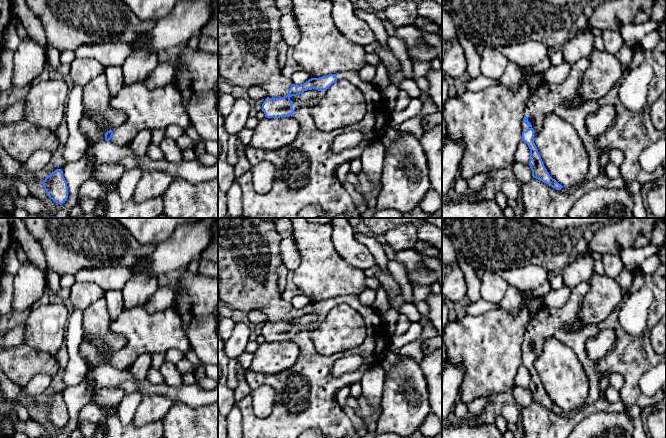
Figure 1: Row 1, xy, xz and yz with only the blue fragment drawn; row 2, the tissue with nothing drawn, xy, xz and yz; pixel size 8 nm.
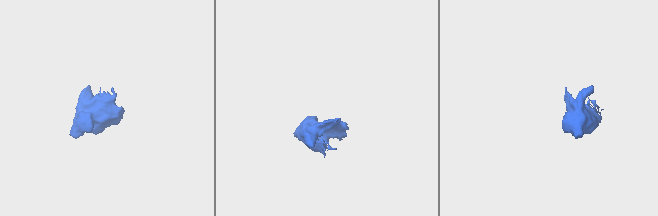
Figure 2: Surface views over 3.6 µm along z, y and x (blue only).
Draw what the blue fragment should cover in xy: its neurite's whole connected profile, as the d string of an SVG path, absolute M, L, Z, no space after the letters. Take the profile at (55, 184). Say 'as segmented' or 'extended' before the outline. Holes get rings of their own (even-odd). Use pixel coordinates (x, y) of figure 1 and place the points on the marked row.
as segmented | M56 169L43 181L47 195L57 204L62 205L68 198L68 186L62 169Z

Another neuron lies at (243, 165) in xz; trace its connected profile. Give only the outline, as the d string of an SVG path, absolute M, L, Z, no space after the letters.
M238 137L238 154L240 157L238 159L237 164L234 166L234 174L236 179L244 175L246 172L251 171L252 168L249 160L246 158L244 154L243 144L239 137Z

